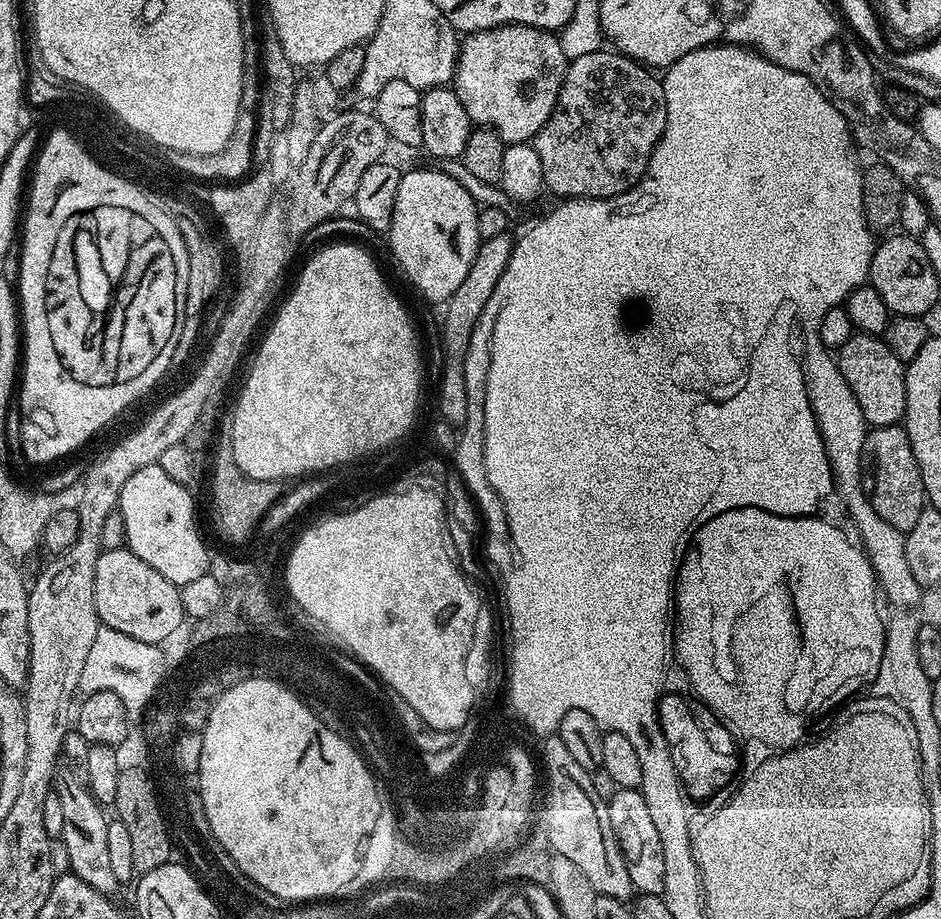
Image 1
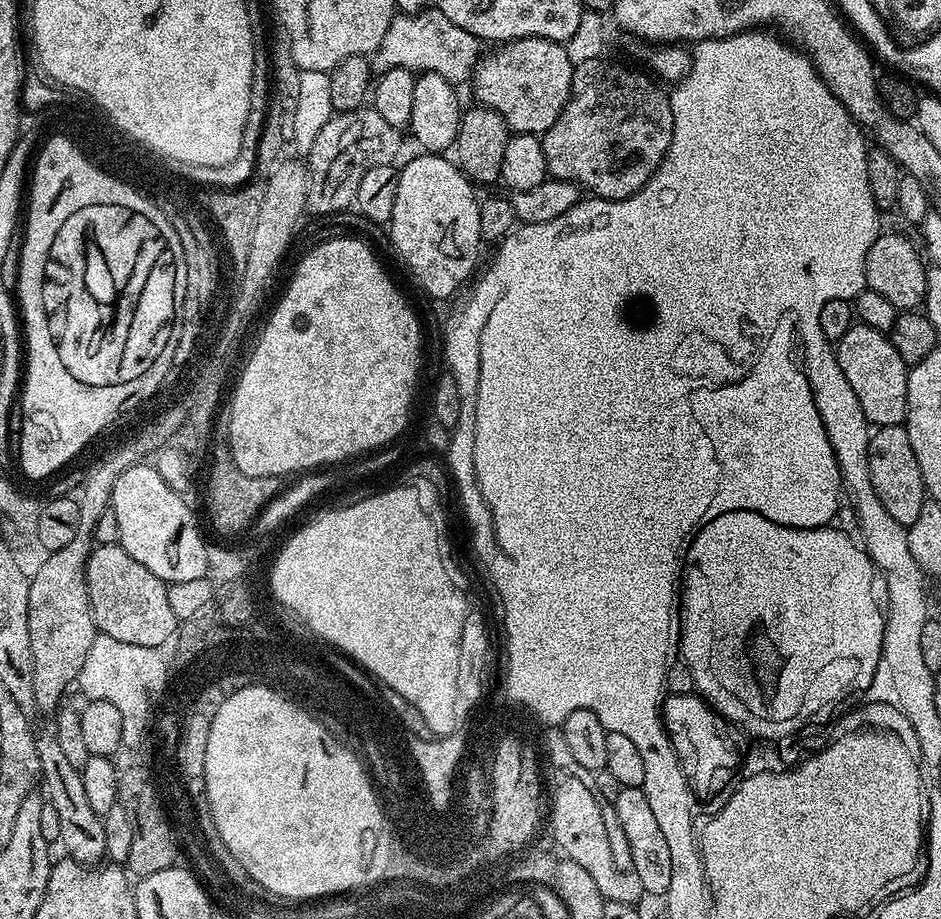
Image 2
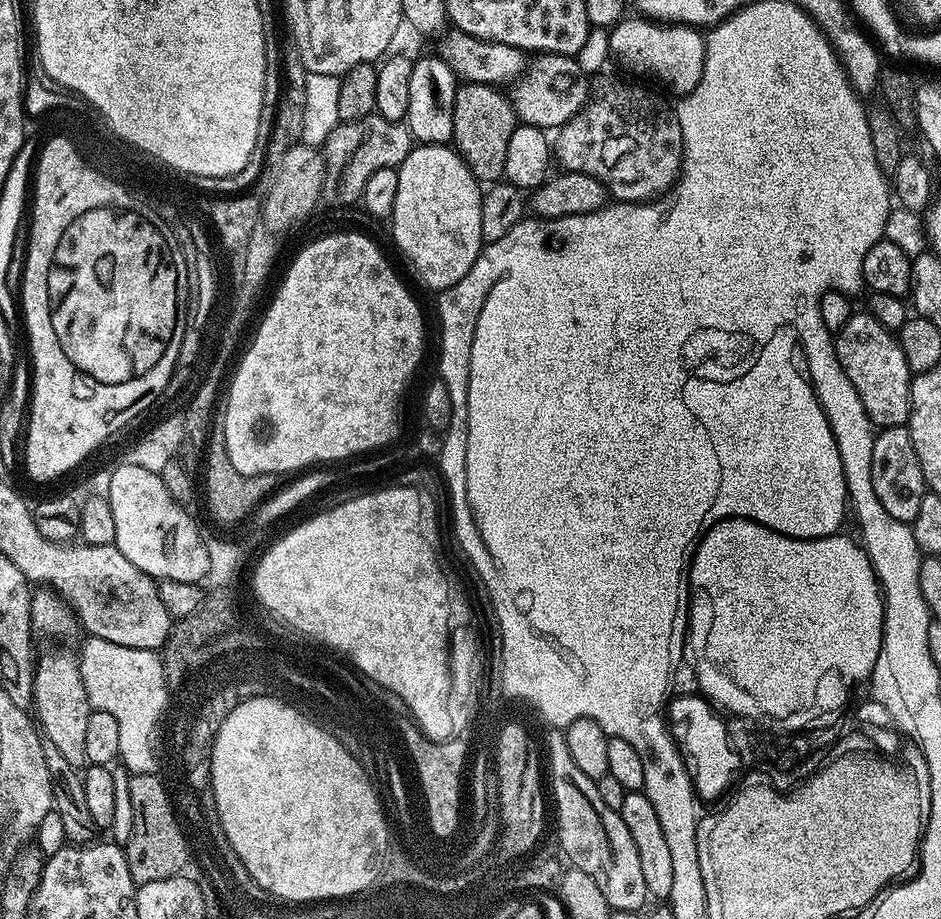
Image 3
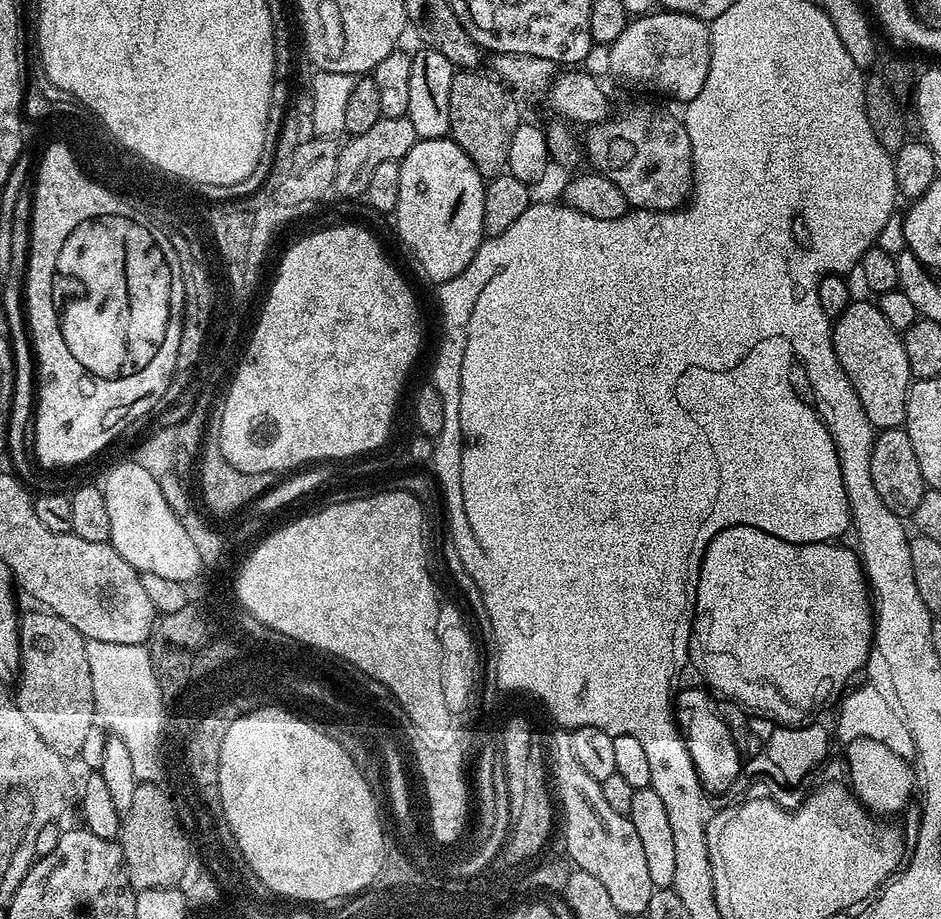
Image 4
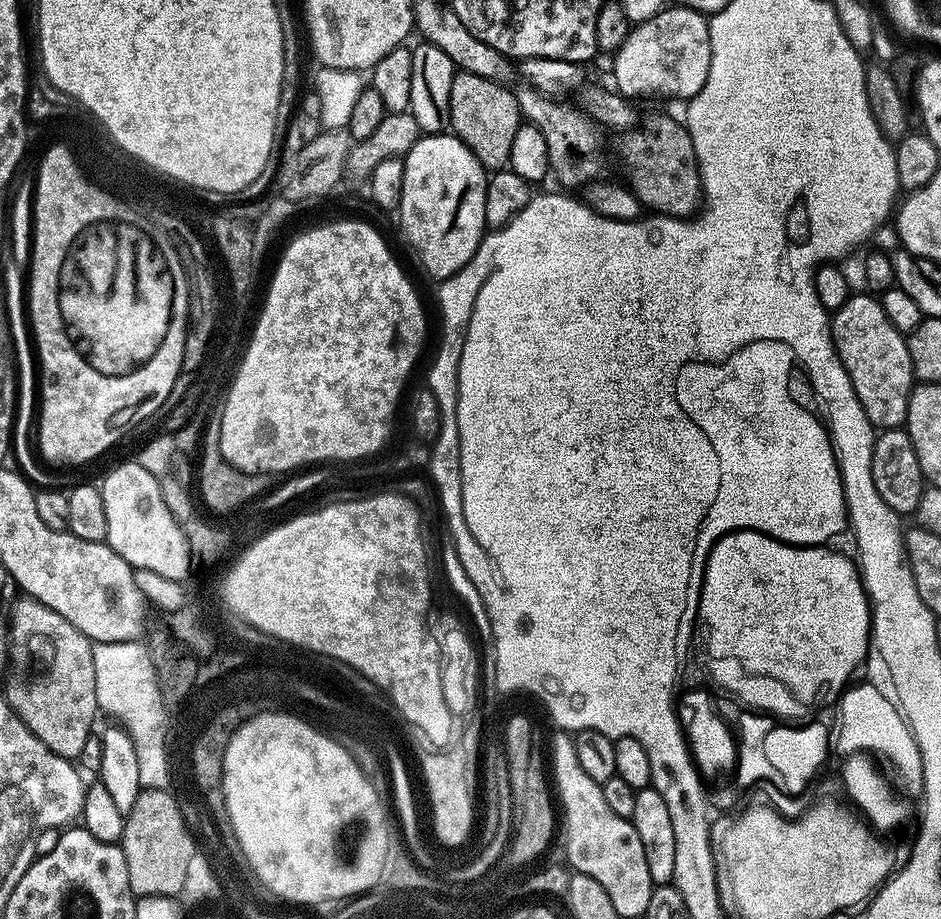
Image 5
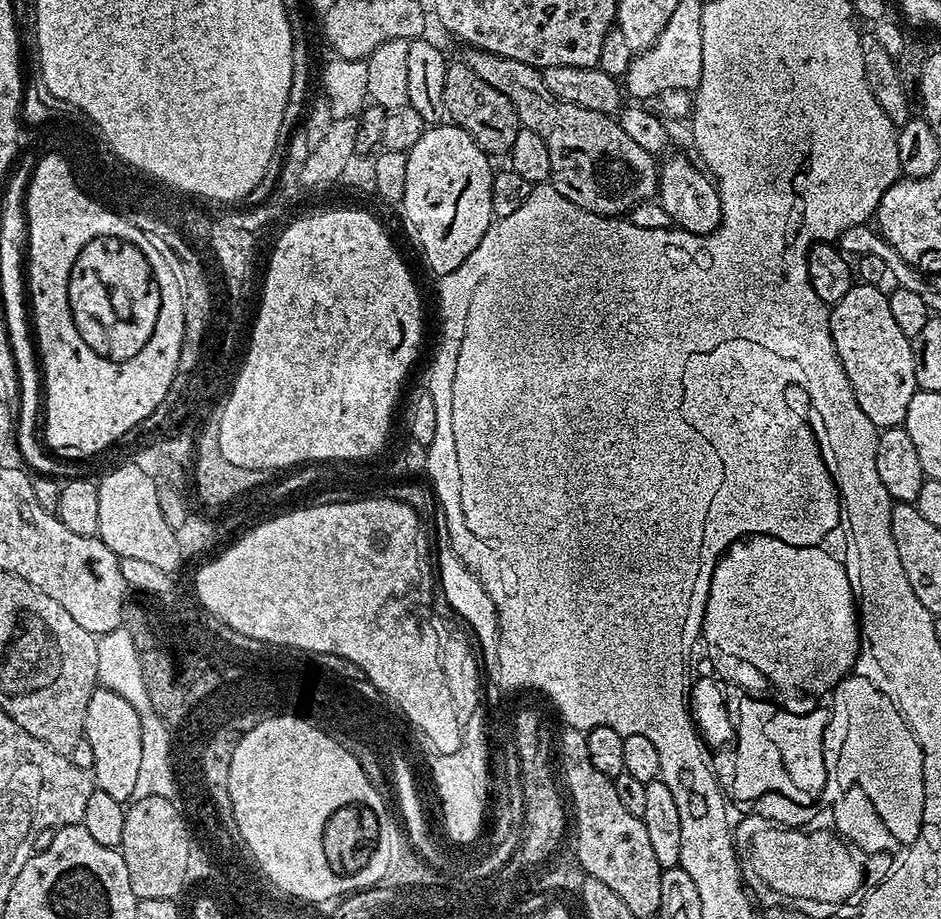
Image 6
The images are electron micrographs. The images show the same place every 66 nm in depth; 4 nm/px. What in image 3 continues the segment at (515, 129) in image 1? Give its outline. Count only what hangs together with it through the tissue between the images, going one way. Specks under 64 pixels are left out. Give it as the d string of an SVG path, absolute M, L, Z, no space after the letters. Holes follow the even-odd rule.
M553 52L533 55L523 75L516 80L513 92L510 92L517 121L535 128L559 130L588 103L590 99L588 80L589 77L573 57L559 56Z

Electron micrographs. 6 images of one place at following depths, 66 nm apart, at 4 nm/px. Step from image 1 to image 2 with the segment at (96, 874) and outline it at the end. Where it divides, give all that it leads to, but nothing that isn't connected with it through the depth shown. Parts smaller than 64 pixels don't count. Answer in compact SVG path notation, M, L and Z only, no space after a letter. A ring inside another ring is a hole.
M51 731L35 733L36 749L40 759L40 775L43 795L47 803L54 805L59 817L59 847L64 847L67 859L77 860L80 864L96 866L106 857L106 830L104 818L90 806L86 798L86 790L82 787L80 769L70 766L70 761L62 754L62 746L58 746L55 735Z

